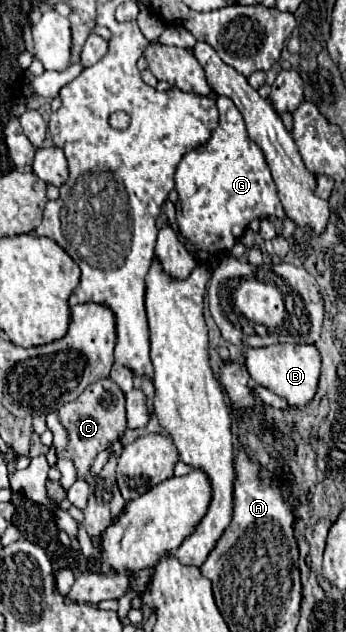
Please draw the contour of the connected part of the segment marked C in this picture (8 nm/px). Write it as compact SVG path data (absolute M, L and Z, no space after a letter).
M100 379L98 383L92 383L90 387L86 387L78 399L62 405L58 409L58 417L68 433L68 445L66 445L64 457L74 461L74 467L78 471L78 479L86 479L90 475L90 467L92 467L94 457L102 449L108 449L114 441L118 441L126 431L124 393L114 381Z

